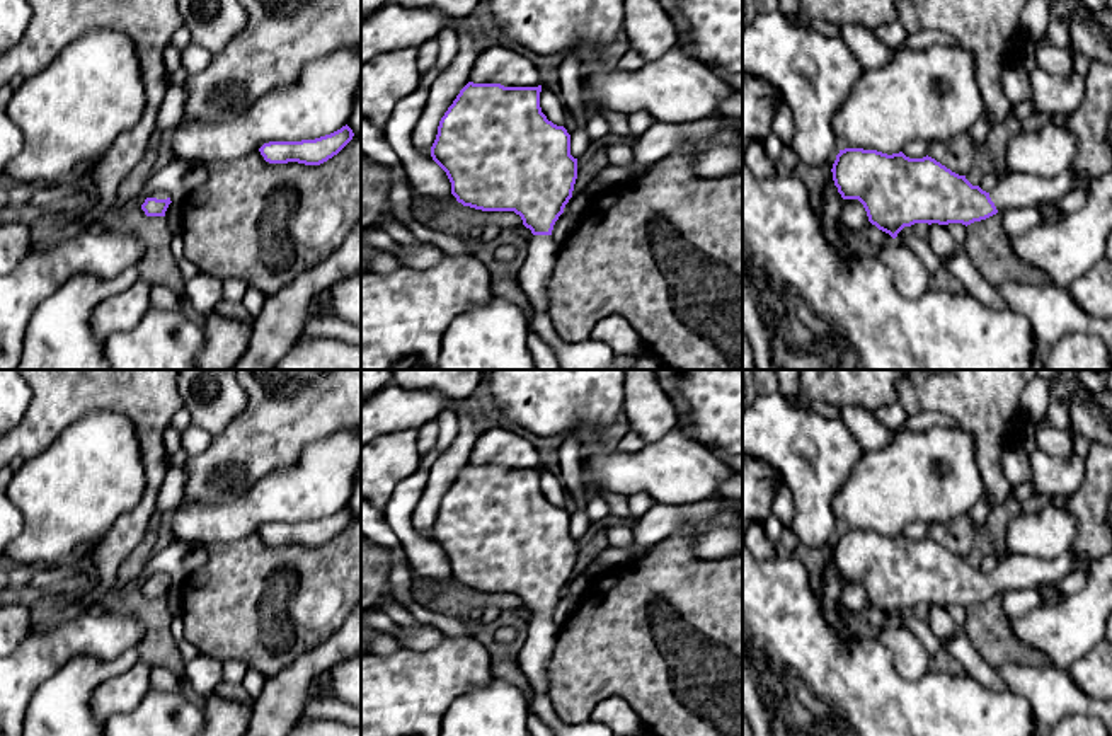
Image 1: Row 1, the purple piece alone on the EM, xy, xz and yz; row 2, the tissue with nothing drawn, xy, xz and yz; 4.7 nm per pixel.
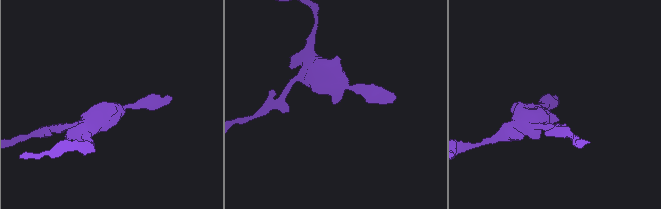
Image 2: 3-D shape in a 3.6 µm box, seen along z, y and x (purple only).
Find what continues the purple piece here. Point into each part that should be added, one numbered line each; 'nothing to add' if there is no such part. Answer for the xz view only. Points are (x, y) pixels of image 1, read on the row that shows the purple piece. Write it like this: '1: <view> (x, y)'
1: xz (542, 251)

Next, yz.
1: yz (1017, 189)

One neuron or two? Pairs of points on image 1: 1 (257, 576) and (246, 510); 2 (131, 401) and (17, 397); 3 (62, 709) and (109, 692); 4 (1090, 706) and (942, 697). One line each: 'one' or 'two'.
1: two
2: two
3: two
4: two

